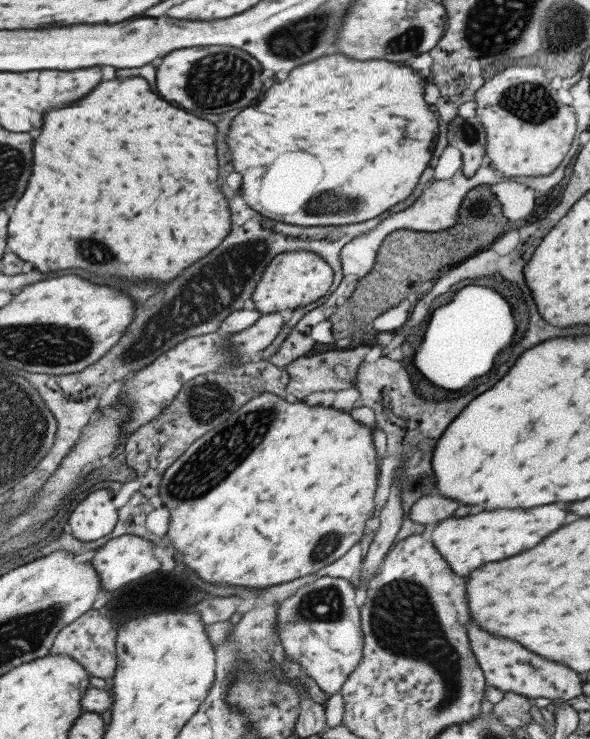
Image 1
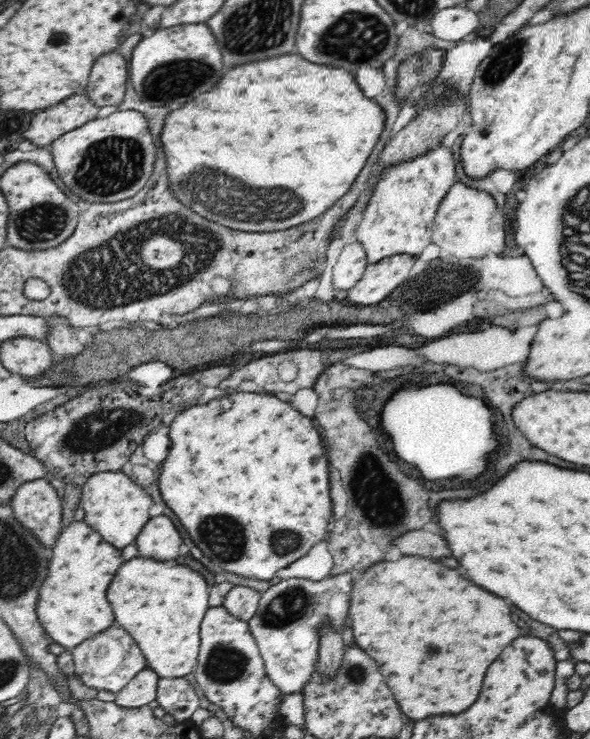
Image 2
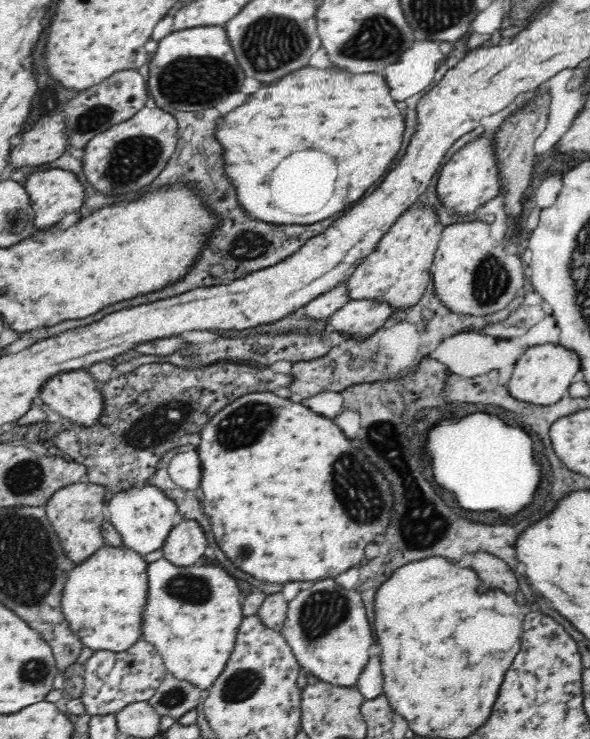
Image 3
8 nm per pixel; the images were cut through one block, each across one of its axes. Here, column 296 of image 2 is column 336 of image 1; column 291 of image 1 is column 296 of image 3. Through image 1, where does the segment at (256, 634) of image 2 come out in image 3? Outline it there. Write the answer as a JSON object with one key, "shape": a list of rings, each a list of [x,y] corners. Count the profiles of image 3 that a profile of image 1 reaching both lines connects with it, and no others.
{"shape":[[[332,578],[316,579],[287,602],[286,614],[281,636],[302,670],[310,677],[336,686],[356,685],[372,642],[372,628],[360,593],[336,584]]]}

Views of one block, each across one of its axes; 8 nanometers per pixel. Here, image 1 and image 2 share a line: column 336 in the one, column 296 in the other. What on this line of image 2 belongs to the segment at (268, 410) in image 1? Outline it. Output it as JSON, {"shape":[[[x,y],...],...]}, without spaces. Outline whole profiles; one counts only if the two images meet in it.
{"shape":[[[234,392],[226,398],[186,408],[170,424],[172,444],[156,478],[163,501],[204,556],[228,572],[254,580],[276,578],[278,570],[302,558],[320,540],[326,540],[332,524],[328,520],[332,514],[328,460],[320,448],[318,430],[286,402],[277,393]]]}

